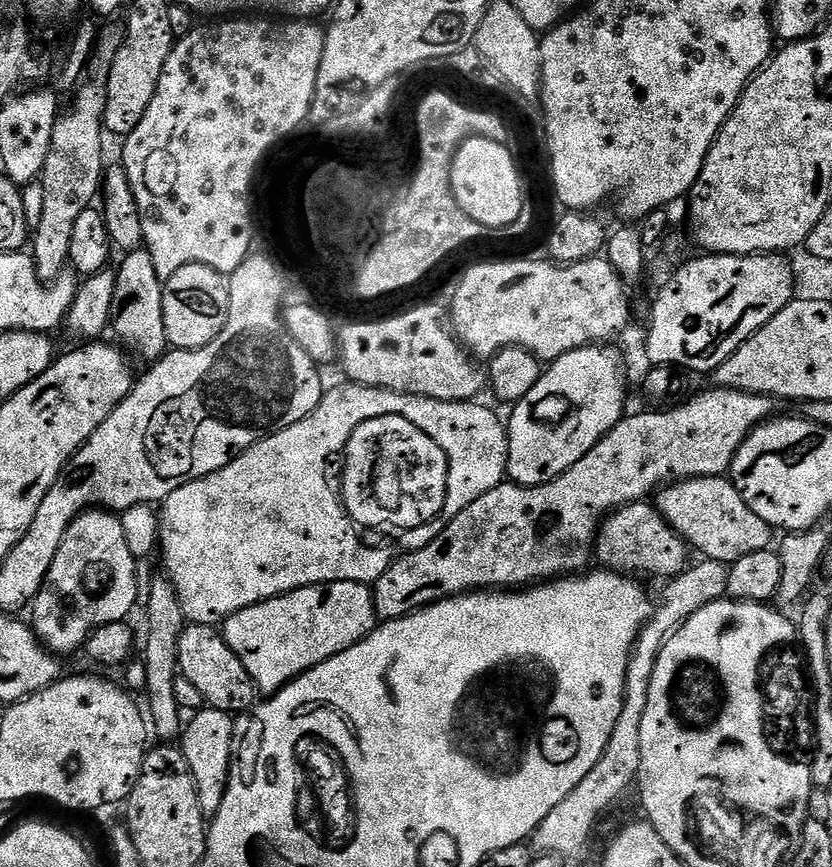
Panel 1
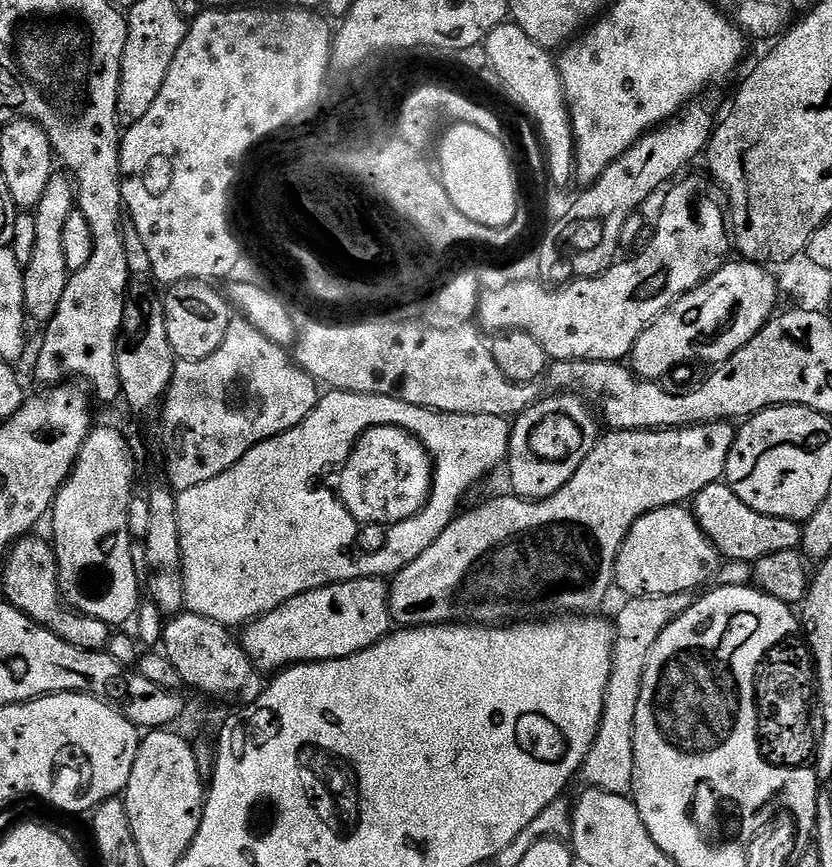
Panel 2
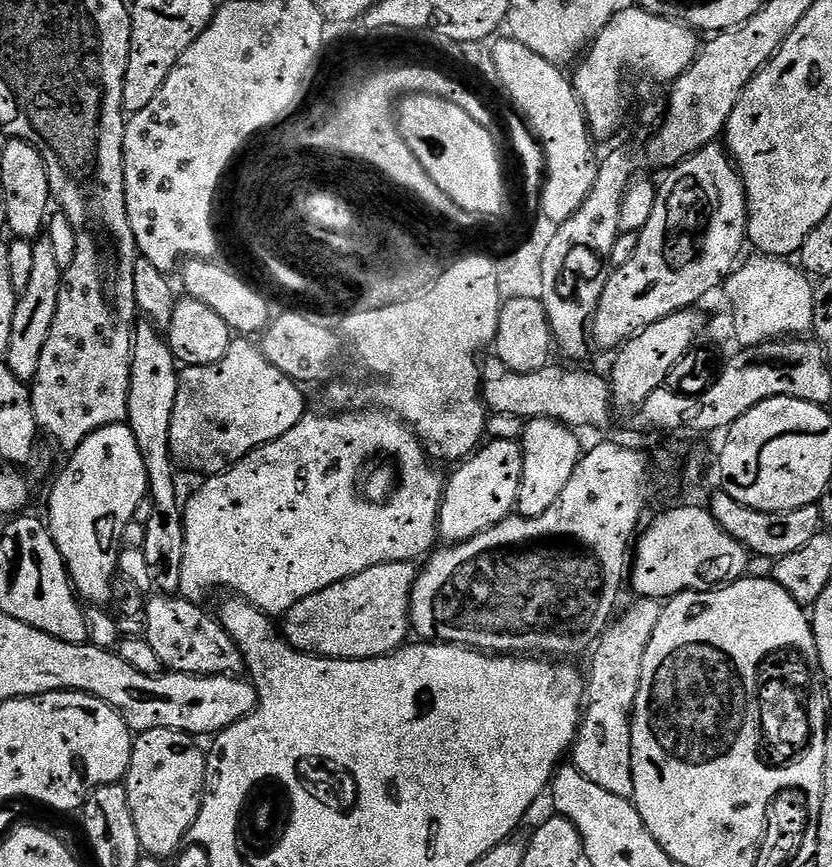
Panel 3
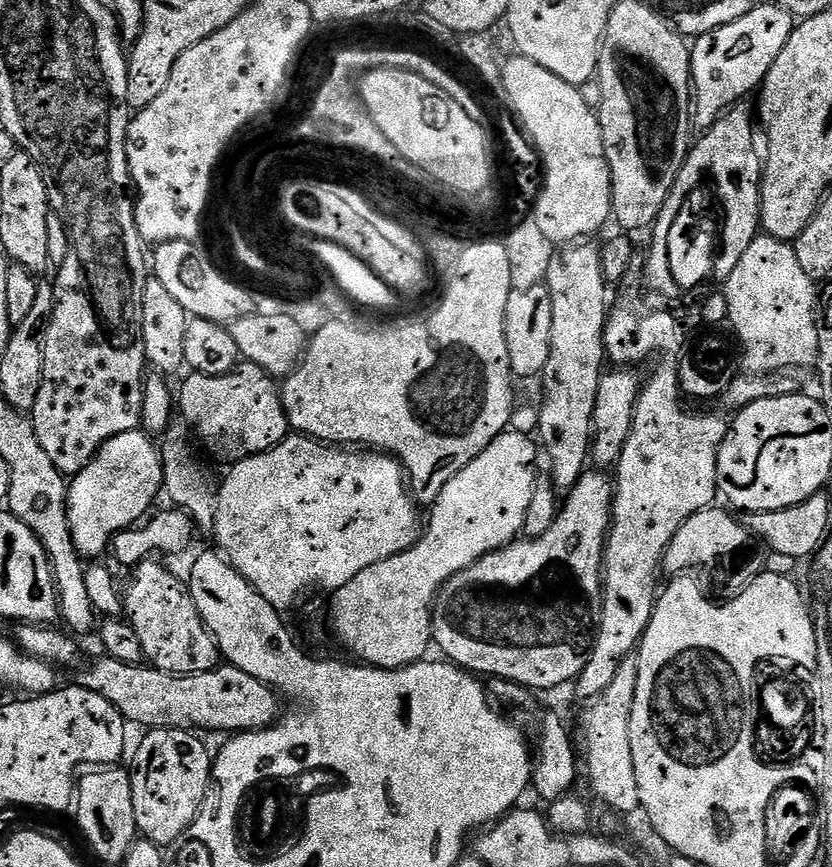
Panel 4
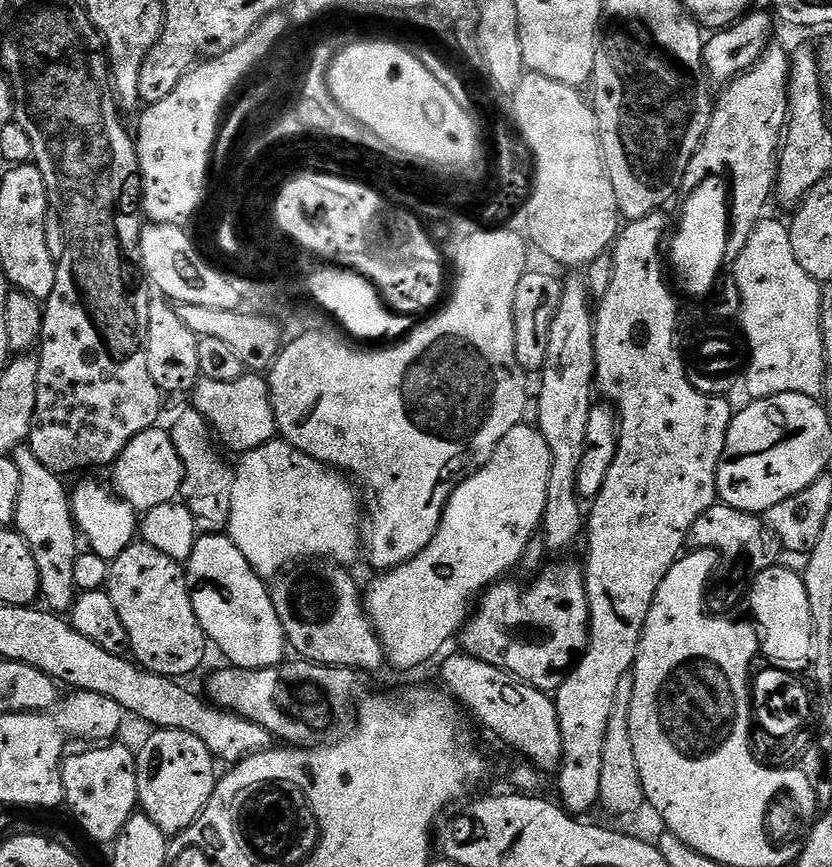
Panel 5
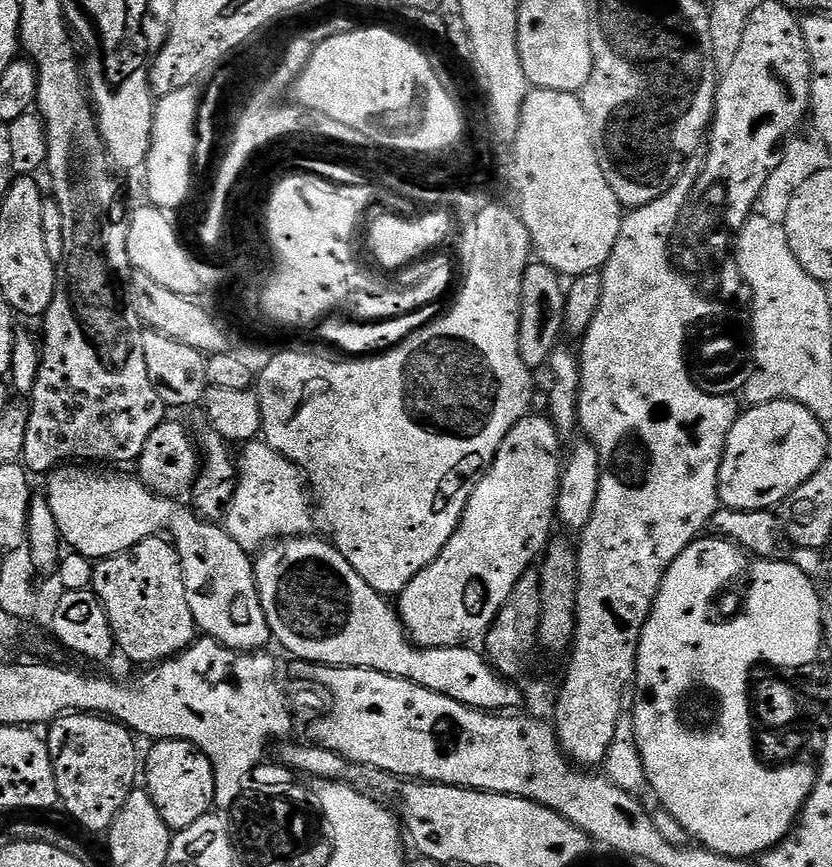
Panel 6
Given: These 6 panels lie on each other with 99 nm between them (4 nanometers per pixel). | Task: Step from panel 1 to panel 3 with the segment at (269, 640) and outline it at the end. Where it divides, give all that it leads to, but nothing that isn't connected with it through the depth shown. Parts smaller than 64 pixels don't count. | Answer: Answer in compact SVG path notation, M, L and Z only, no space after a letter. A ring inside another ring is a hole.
M390 562L382 566L370 566L370 570L362 570L362 574L354 574L334 586L326 586L326 590L318 590L318 594L302 598L302 602L284 613L282 635L299 652L329 660L369 660L389 656L397 648L403 648L410 636L408 607L417 571L415 563Z

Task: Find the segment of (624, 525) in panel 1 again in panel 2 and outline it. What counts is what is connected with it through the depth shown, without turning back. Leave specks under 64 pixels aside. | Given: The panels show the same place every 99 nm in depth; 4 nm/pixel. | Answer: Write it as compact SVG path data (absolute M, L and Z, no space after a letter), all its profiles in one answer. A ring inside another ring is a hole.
M666 506L658 510L650 510L630 526L630 532L618 550L618 558L614 562L614 584L621 588L625 597L661 596L662 594L678 594L679 592L695 593L699 584L711 585L720 570L722 557L710 538L698 526L695 515L684 506Z

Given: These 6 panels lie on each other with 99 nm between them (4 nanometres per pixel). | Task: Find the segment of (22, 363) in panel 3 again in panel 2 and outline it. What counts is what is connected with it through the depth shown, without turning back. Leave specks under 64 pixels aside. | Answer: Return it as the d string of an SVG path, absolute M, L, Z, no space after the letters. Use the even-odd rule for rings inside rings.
M54 174L46 185L46 194L38 202L34 210L35 245L34 254L24 270L24 315L39 326L46 326L54 318L58 310L58 302L62 302L62 294L66 294L69 270L66 266L66 249L62 247L62 230L66 227L66 218L76 208L76 193L73 181L64 174Z

